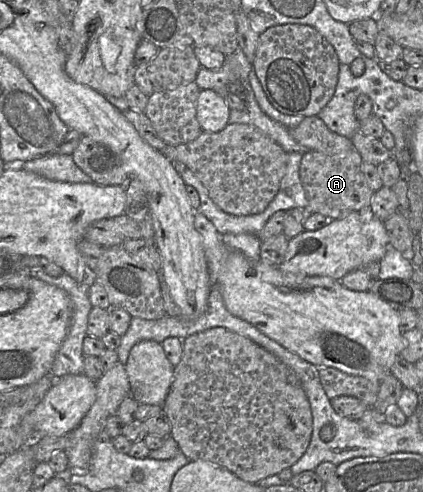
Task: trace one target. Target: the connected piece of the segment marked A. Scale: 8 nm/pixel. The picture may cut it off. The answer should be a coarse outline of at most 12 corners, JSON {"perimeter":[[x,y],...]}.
{"perimeter":[[356,149],[304,153],[306,212],[333,220],[374,191]]}

